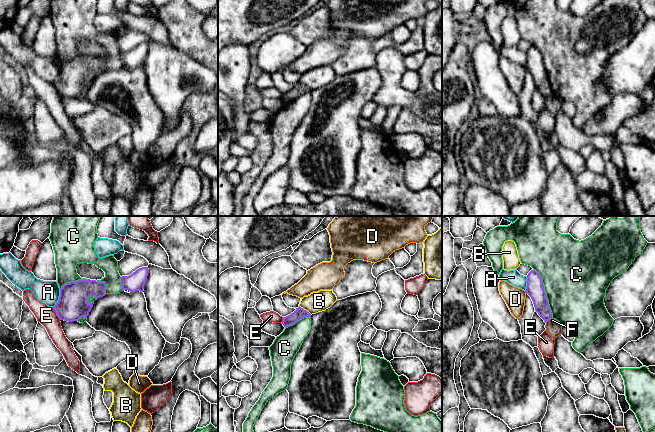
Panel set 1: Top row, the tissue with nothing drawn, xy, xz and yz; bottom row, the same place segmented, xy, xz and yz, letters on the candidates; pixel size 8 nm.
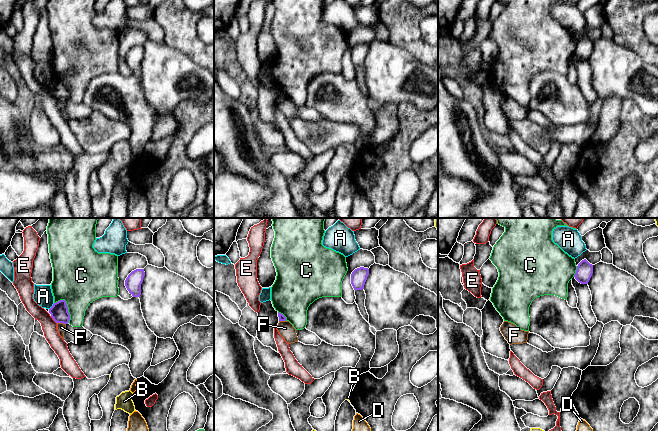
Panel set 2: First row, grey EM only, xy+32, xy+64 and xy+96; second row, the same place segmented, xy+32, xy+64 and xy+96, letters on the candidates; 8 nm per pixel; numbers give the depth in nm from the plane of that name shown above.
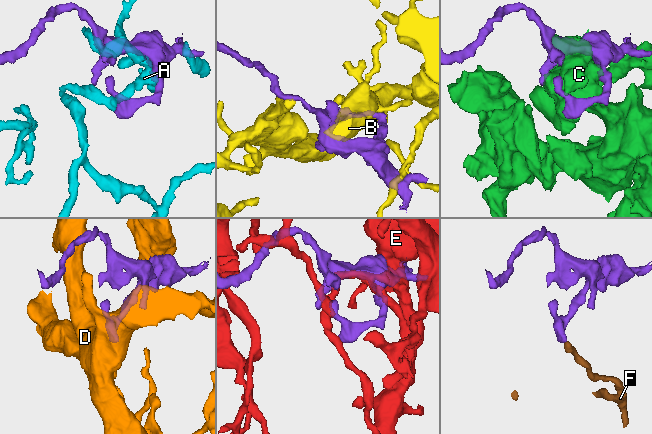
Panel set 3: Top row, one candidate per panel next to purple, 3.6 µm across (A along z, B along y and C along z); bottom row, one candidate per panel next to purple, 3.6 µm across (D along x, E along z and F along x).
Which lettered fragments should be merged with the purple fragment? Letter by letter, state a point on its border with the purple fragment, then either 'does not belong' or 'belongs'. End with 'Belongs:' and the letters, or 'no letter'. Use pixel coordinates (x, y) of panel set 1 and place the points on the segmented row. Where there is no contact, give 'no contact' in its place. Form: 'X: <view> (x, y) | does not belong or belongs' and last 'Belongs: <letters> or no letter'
A: xy (59, 298) | does not belong
B: xz (305, 310) | does not belong
C: yz (545, 293) | does not belong
D: yz (525, 291) | does not belong
E: xy (56, 313) | does not belong
F: yz (548, 320) | does not belong
Belongs: no letter

